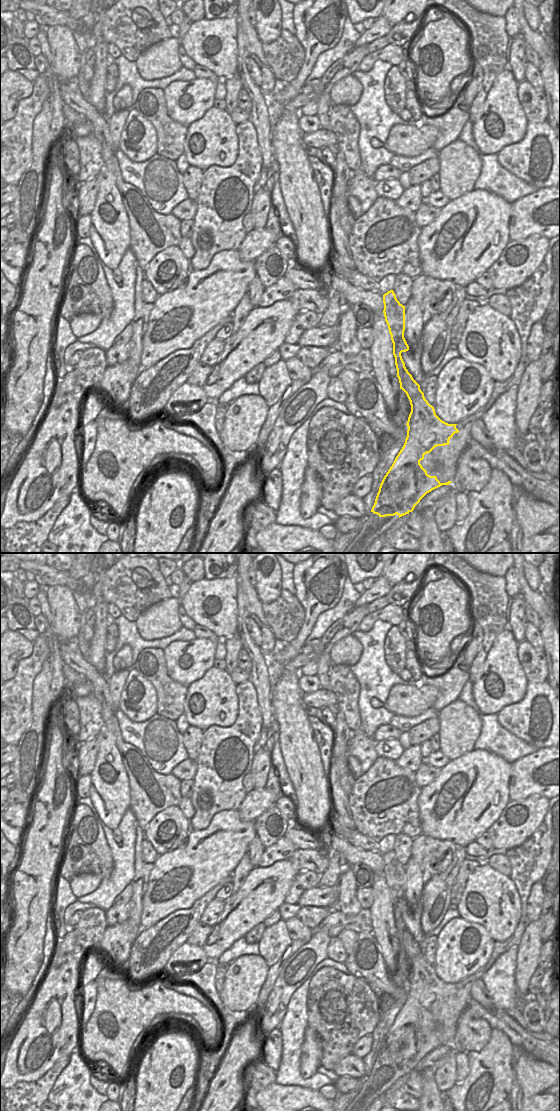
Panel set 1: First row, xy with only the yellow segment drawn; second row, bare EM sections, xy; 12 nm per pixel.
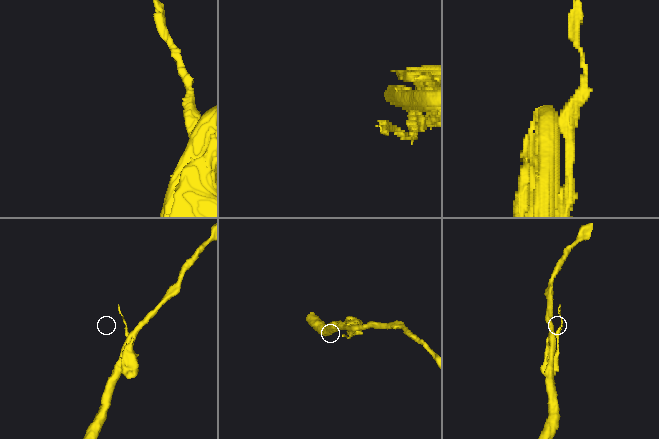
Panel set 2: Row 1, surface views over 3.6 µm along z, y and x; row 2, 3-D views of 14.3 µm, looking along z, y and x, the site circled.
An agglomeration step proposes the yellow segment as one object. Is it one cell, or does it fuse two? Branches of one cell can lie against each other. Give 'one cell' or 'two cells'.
two cells

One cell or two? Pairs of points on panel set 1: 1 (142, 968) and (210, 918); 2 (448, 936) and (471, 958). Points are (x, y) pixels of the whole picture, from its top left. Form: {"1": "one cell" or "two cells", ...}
{"1": "two cells", "2": "one cell"}

